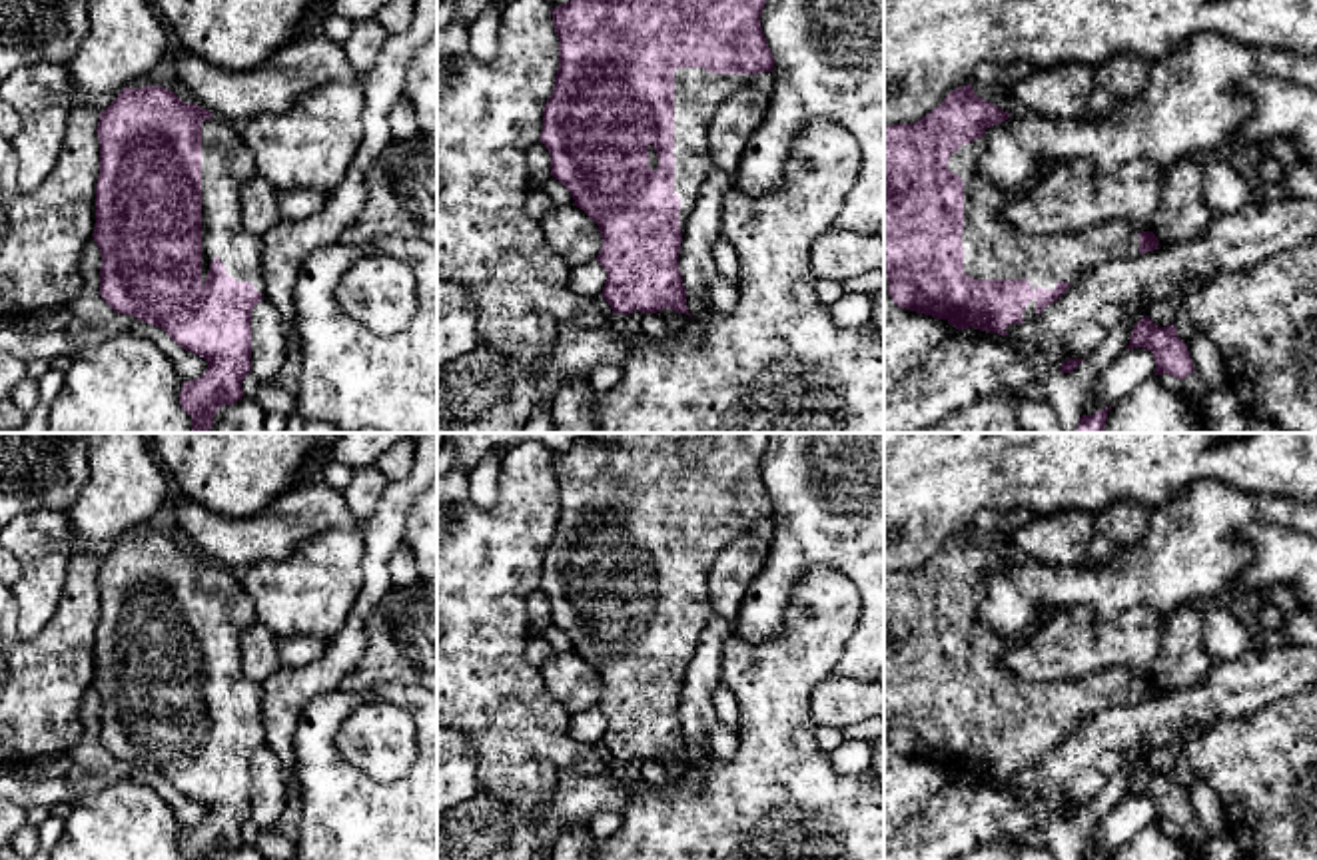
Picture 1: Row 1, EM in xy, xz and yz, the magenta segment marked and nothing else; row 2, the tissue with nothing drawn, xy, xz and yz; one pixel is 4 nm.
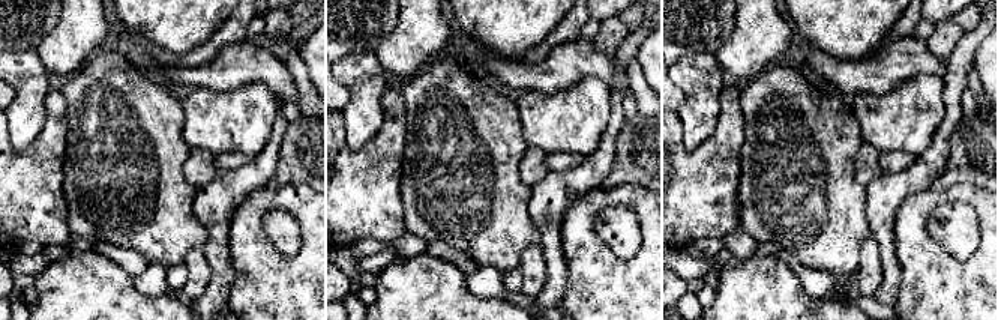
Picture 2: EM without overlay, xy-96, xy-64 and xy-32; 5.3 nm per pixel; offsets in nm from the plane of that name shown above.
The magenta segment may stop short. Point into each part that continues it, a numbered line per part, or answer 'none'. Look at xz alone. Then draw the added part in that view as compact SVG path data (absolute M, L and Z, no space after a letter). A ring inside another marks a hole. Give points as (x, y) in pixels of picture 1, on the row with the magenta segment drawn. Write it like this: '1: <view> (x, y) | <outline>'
1: xz (697, 92) | M702 68L674 70L674 194L680 198L680 233L696 206L700 186L710 174L708 124L716 108L736 90L750 86L754 74L710 74Z

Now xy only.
1: xy (226, 164) | M214 114L202 122L202 283L214 257L237 281L249 281L265 299L263 241L241 219L241 190L255 160L233 122Z

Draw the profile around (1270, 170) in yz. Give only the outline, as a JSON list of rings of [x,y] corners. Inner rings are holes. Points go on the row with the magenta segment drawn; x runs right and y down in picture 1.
[[[1257,152],[1257,172],[1265,184],[1279,182],[1285,174],[1281,164],[1267,152]]]

